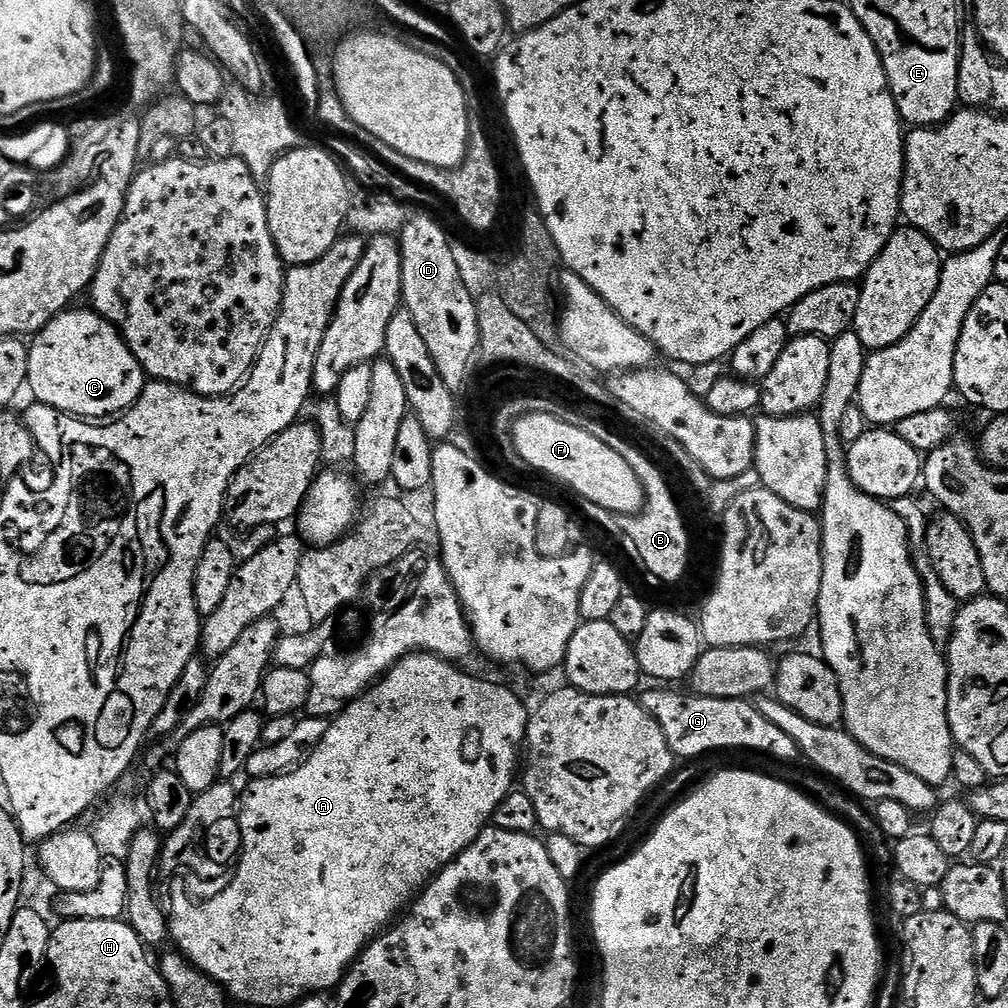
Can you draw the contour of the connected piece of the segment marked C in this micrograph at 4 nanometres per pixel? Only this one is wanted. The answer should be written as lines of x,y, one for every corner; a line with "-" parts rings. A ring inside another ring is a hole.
76,307
59,312
43,330
31,337
28,344
27,391
32,391
31,399
35,403
57,408
70,416
112,418
123,414
142,394
146,383
144,367
120,335
119,328
114,327
105,316
99,316
95,310

